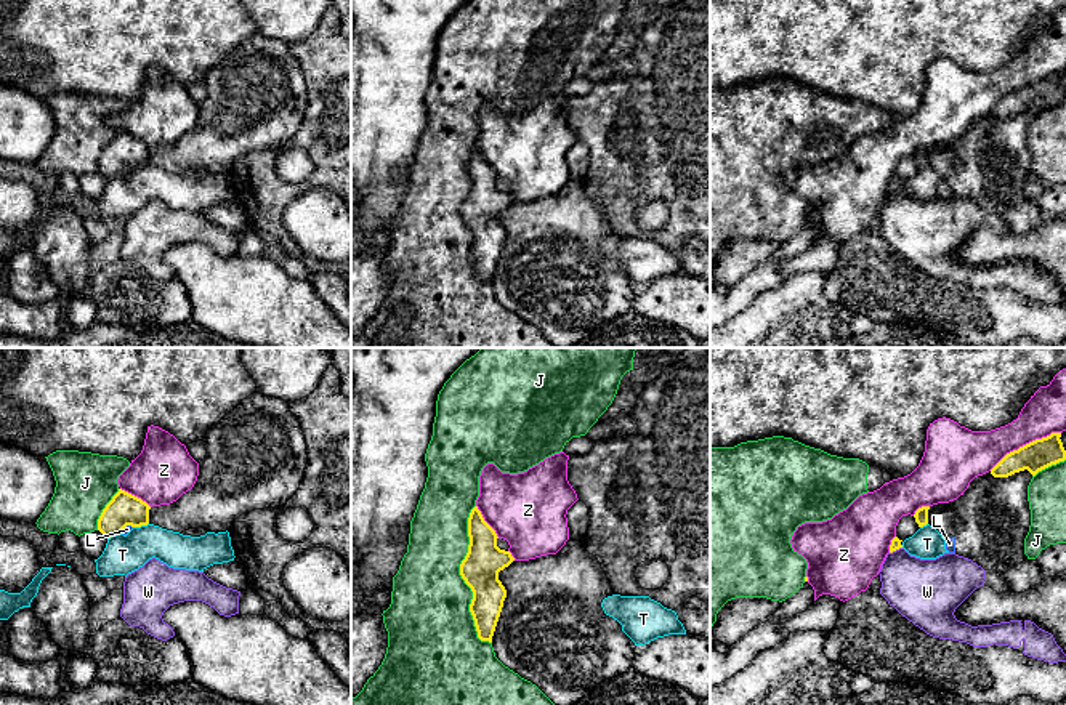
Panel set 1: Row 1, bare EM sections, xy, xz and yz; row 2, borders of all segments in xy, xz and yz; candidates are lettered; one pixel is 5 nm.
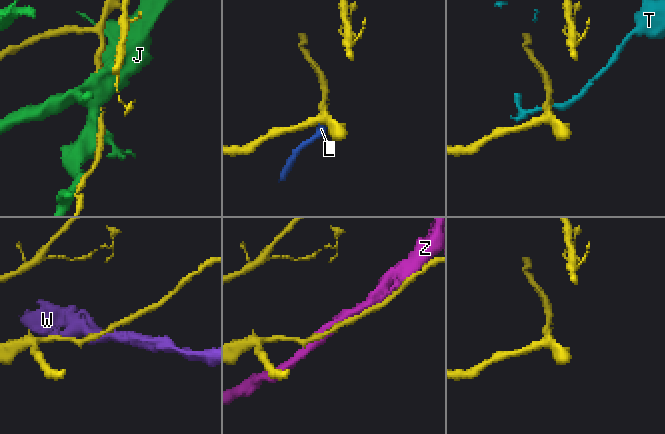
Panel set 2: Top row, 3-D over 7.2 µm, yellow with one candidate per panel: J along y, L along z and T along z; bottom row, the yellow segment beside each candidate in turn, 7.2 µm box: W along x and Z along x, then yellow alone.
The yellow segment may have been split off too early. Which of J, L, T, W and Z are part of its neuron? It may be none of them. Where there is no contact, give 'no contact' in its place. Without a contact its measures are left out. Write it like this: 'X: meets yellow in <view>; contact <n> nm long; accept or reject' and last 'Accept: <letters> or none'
J: meets yellow in xz; contact 700 nm long; reject
L: meets yellow in xy; contact 80 nm long; reject
T: meets yellow in xy; contact 80 nm long; reject
W: meets yellow in yz; contact 70 nm long; reject
Z: meets yellow in yz; contact 400 nm long; reject
Accept: none

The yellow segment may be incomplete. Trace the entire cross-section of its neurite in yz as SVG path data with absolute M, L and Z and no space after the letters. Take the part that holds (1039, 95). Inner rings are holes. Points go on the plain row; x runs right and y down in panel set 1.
M1061 74L1036 80L1018 91L1007 95L992 111L994 119L1008 119L1028 111L1032 117L1039 112L1066 101Z

